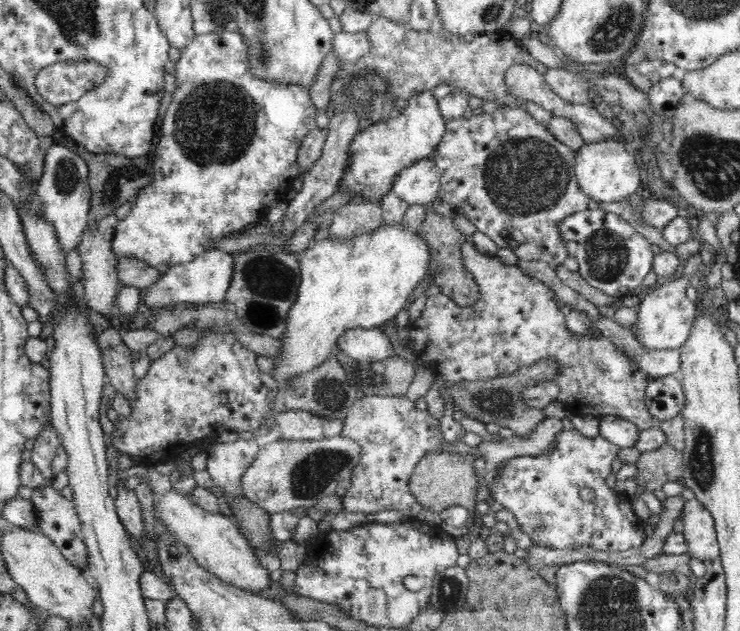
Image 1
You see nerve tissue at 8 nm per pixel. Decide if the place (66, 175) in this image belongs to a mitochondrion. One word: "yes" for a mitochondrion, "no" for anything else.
yes

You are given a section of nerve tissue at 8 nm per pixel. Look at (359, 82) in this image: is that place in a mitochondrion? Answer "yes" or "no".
yes

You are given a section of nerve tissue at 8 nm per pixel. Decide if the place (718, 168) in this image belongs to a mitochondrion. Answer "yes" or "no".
yes

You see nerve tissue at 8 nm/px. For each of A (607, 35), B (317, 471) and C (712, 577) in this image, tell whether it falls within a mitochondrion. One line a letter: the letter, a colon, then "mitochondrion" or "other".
A: mitochondrion
B: mitochondrion
C: other

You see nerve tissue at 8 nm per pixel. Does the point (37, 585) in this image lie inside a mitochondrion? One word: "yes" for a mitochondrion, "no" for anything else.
no

